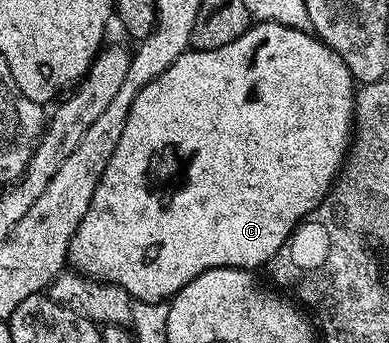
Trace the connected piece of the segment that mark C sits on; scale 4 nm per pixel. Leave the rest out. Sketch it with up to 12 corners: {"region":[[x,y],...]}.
{"region":[[252,23],[133,98],[67,251],[132,301],[264,267],[357,81]]}

